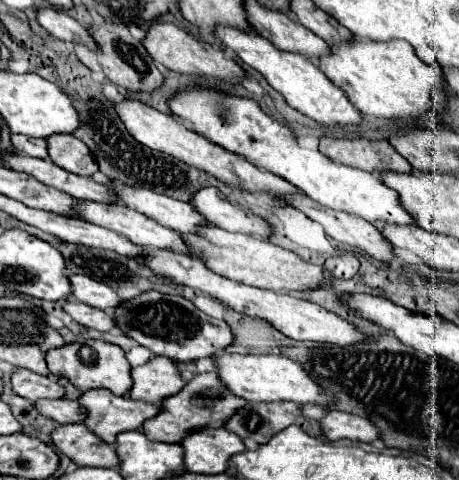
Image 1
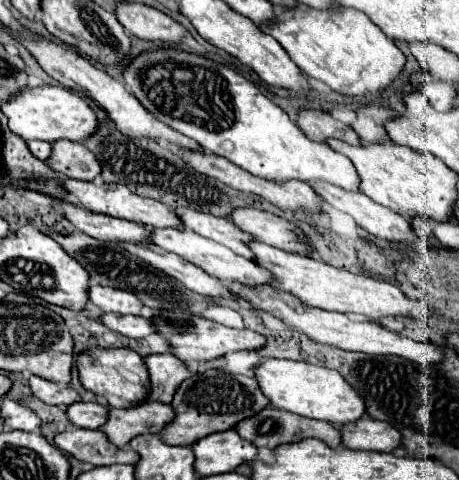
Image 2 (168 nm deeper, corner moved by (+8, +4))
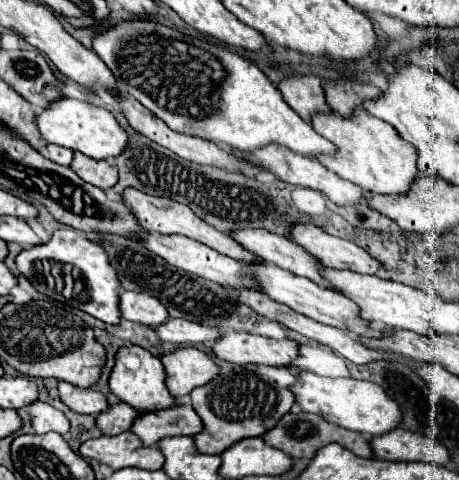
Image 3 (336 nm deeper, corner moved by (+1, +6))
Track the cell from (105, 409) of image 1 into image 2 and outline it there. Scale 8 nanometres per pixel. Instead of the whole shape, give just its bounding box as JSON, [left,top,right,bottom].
[104,401,174,447]

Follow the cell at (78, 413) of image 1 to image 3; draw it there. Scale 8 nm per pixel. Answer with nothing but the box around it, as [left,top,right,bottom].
[97,403,137,435]

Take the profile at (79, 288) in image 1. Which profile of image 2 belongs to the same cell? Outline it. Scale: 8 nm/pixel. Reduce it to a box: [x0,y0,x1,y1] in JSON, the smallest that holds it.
[88,287,144,315]

